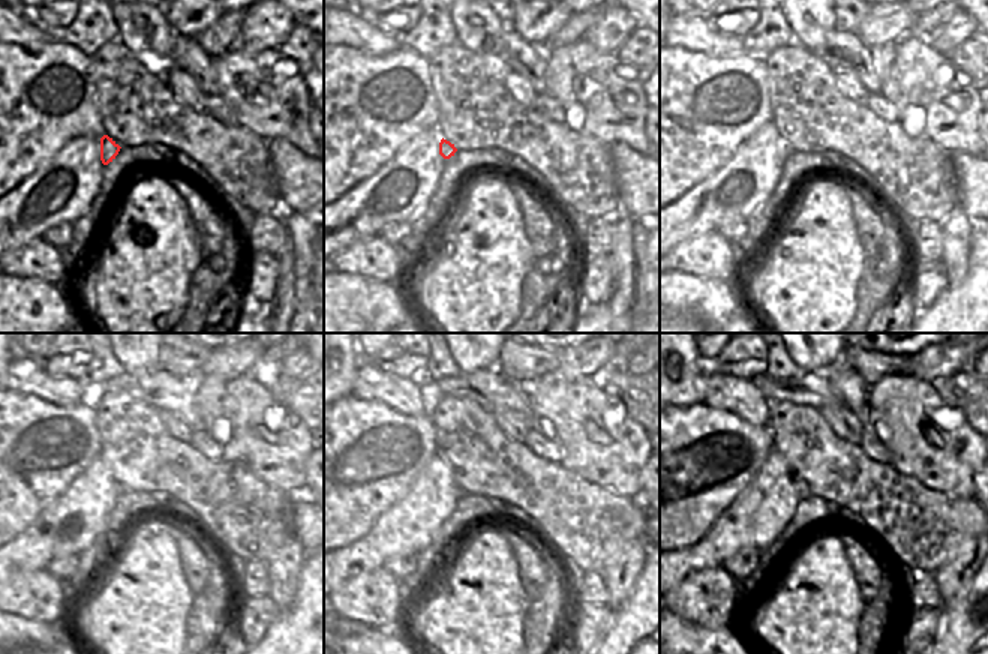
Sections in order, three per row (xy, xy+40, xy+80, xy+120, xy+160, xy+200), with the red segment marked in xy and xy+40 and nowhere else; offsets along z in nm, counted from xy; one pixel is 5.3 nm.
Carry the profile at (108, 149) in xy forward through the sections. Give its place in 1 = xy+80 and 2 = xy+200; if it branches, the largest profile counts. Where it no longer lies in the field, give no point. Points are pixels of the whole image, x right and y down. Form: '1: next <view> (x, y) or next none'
1: next xy+80 (787, 150)
2: next xy+200 (801, 488)

